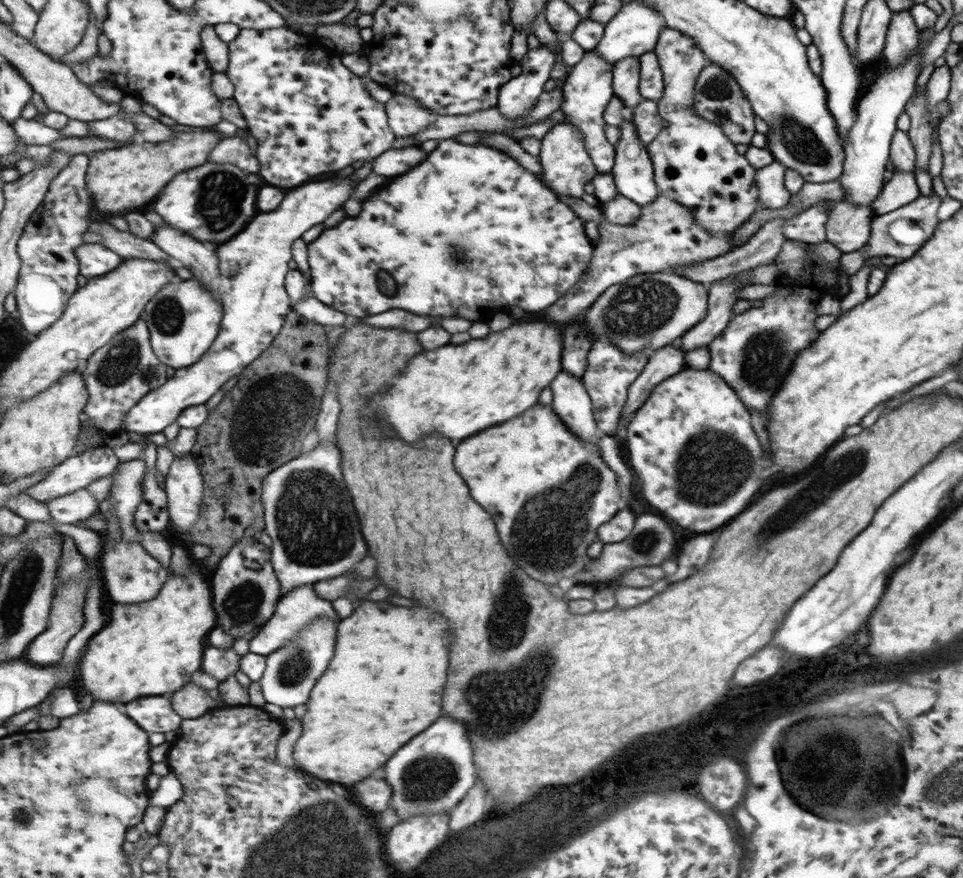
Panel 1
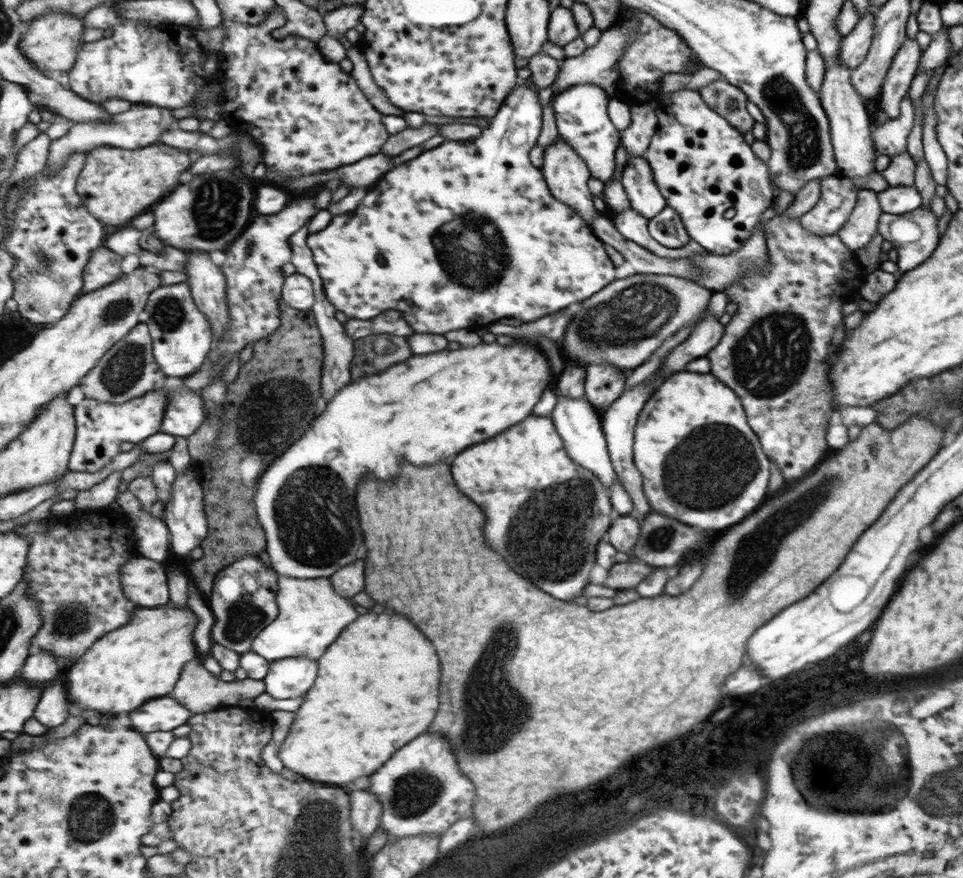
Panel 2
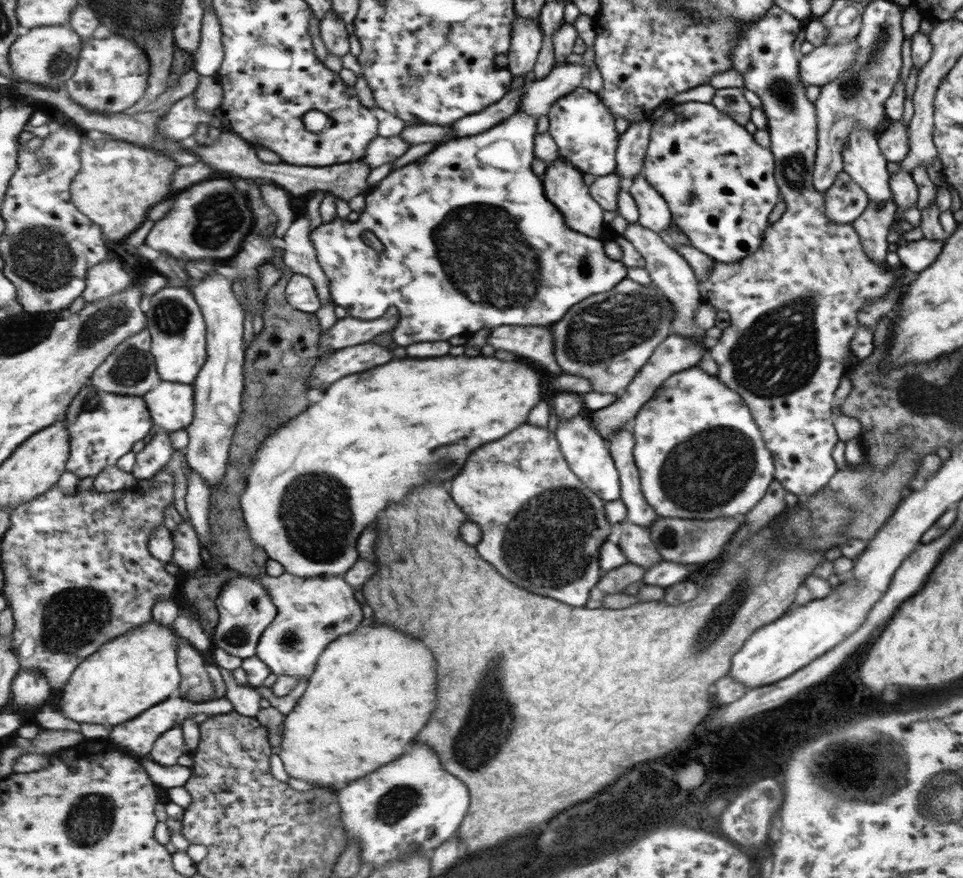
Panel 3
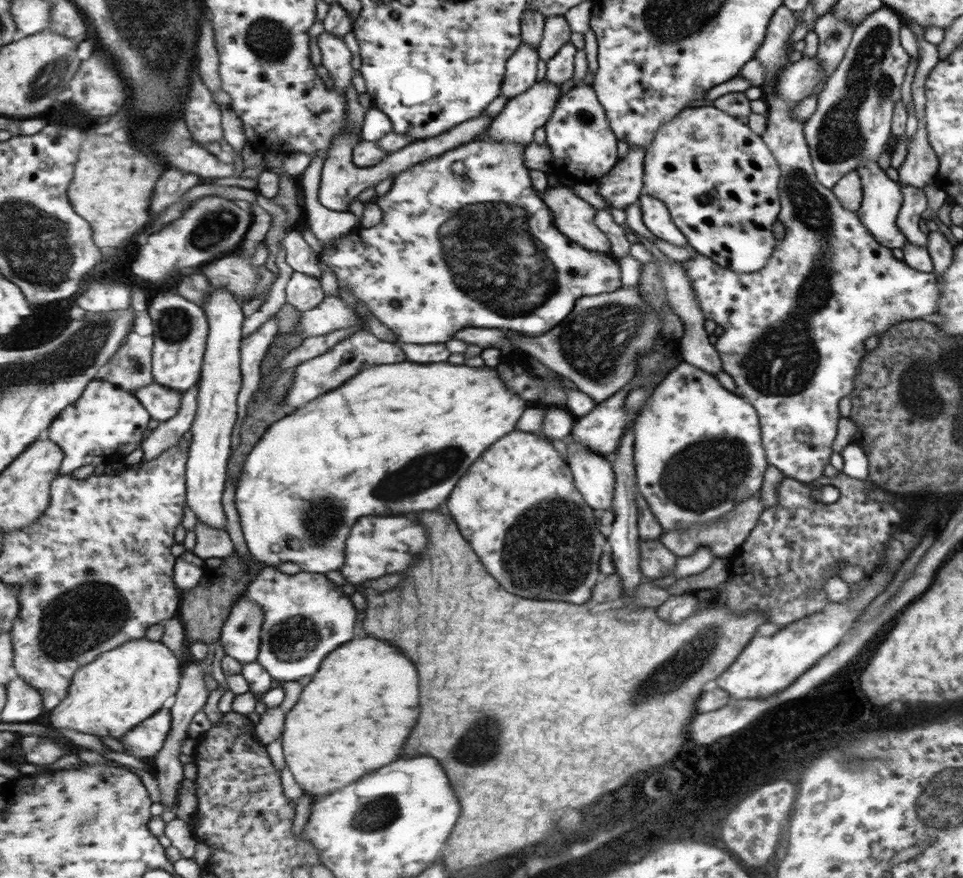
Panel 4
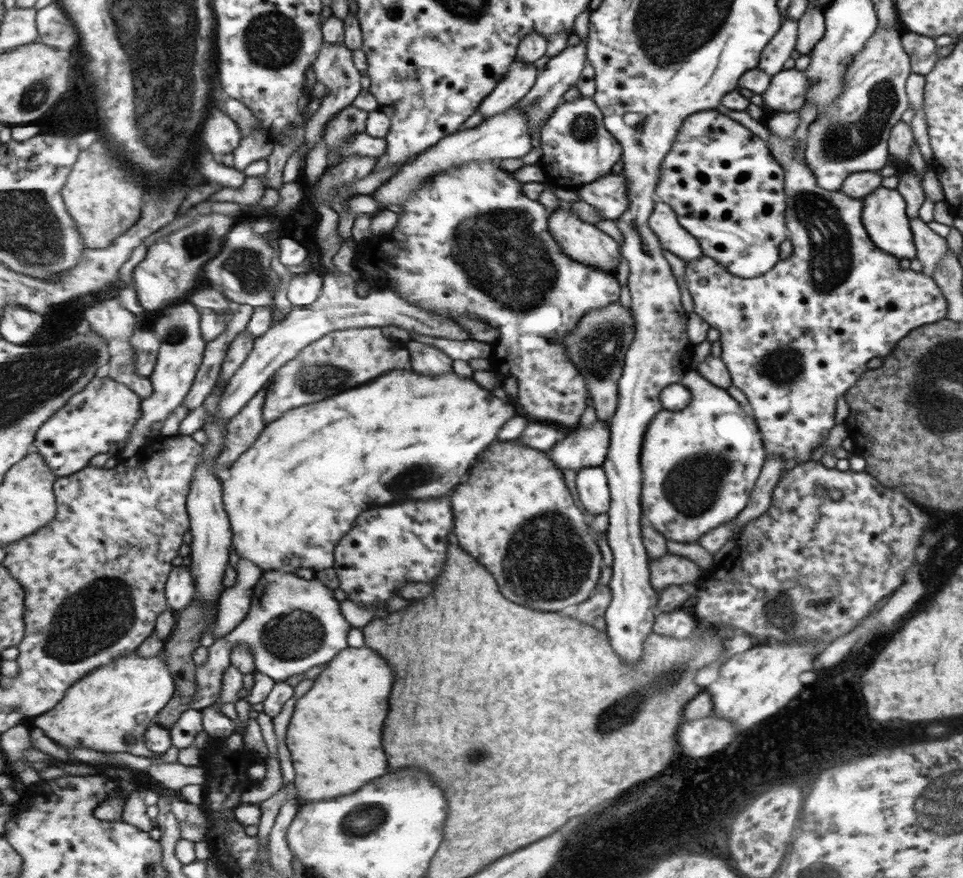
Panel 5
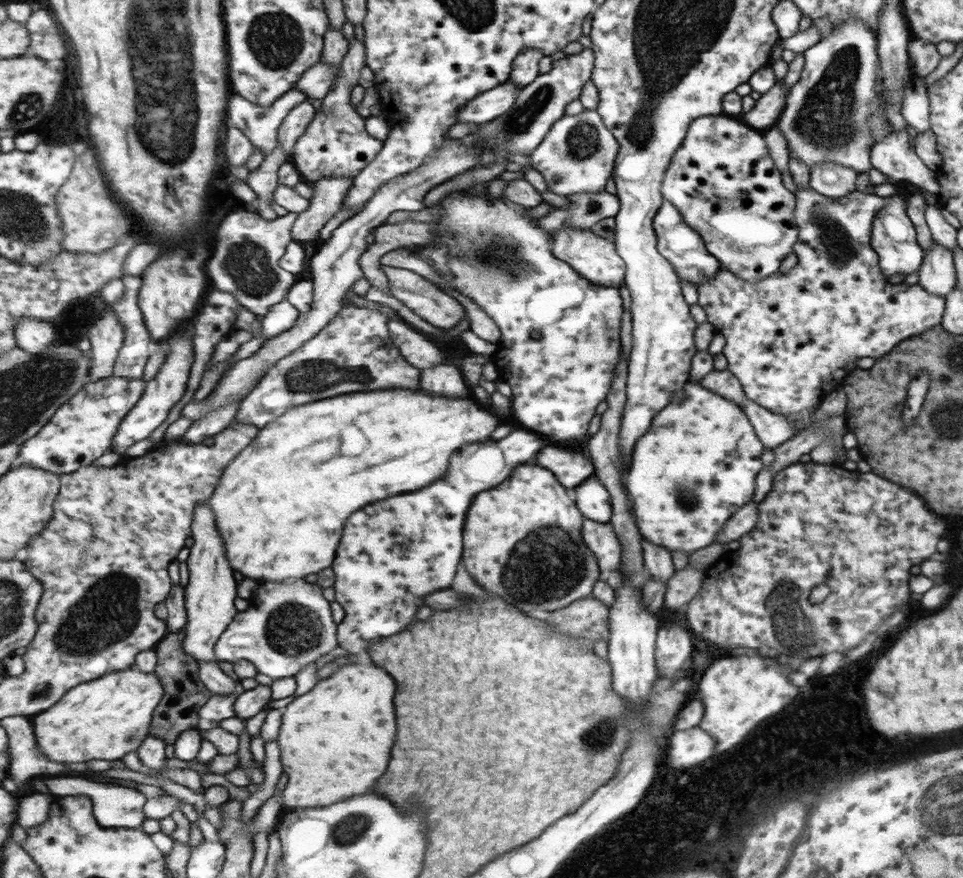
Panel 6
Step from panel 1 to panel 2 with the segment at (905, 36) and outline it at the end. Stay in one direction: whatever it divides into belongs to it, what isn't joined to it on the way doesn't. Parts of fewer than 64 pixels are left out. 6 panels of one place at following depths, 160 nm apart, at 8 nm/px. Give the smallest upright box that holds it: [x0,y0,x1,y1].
[879,39,920,119]

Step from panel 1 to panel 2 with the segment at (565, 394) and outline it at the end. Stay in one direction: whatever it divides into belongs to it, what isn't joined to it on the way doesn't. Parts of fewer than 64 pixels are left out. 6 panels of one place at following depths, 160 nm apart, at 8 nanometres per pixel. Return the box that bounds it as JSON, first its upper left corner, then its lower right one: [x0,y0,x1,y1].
[551,394,616,489]

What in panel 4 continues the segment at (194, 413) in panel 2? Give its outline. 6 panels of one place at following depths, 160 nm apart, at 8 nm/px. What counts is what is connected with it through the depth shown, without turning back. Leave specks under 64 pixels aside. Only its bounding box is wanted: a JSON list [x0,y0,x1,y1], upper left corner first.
[135,383,183,422]

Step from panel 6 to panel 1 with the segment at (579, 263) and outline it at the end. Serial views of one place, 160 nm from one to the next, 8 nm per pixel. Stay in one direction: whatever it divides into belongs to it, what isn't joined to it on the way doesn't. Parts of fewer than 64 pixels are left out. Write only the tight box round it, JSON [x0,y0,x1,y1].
[539,122,595,198]

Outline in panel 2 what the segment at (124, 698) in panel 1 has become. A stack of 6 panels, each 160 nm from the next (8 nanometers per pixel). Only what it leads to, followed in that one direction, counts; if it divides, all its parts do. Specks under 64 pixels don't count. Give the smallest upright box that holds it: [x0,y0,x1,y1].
[66,604,200,714]

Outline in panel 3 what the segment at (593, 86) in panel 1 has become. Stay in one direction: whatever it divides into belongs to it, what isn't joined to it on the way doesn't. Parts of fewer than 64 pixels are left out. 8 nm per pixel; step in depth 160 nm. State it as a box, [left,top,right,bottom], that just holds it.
[547,86,619,176]

